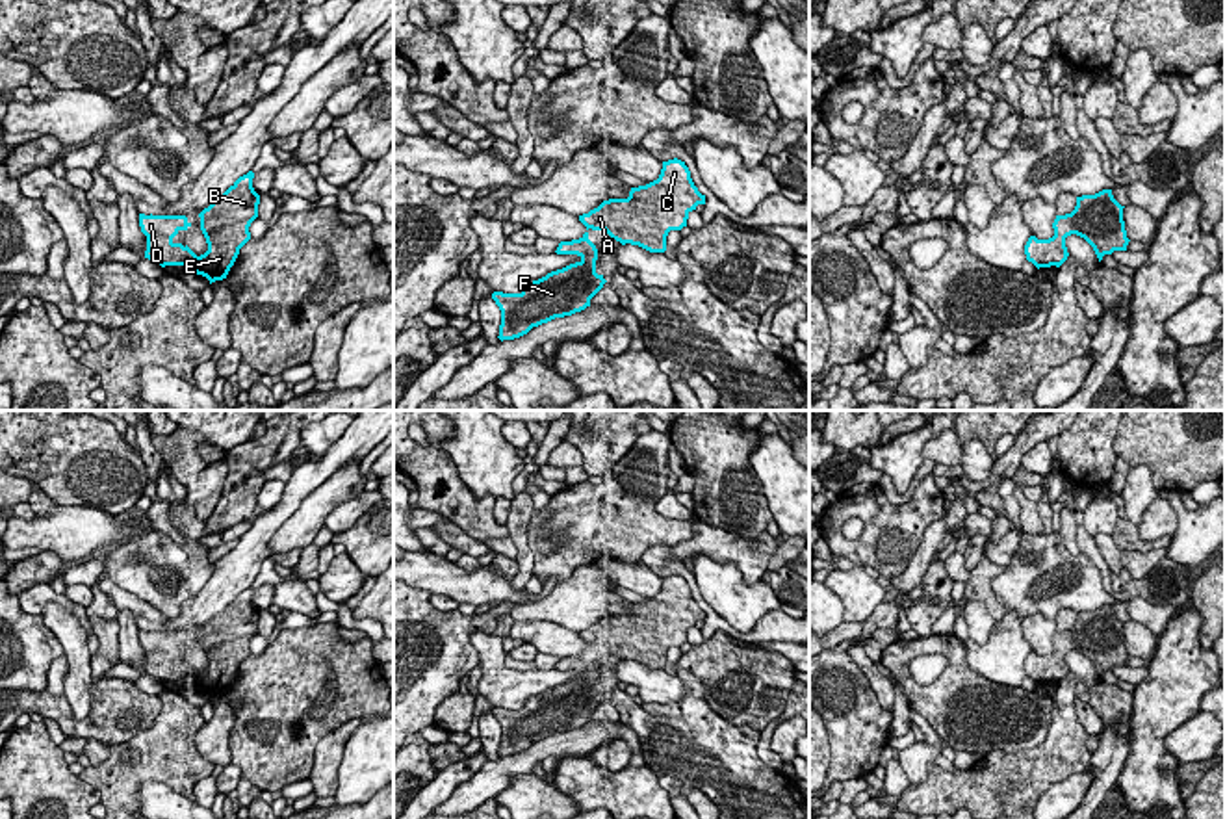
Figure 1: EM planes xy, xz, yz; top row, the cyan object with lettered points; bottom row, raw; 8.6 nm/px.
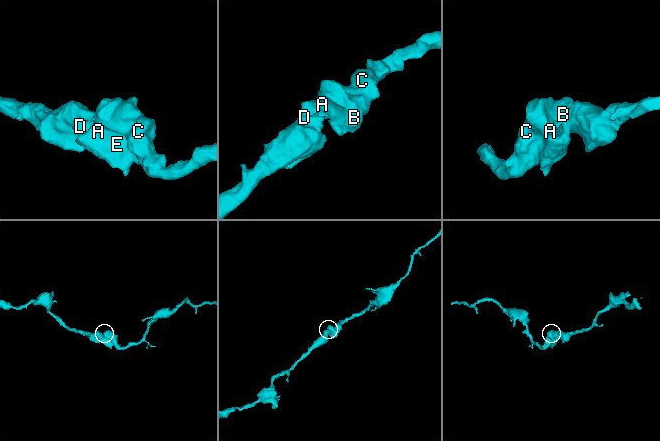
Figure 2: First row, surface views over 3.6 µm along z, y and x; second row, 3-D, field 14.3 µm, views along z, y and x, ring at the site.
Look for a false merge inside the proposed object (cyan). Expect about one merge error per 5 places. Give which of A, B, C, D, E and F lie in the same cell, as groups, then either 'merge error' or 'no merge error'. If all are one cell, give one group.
A B C D E F | no merge error

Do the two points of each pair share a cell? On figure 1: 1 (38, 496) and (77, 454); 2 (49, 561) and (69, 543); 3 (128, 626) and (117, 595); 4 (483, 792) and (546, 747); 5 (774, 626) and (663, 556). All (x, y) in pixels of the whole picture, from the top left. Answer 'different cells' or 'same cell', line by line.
1: different cells
2: different cells
3: different cells
4: same cell
5: same cell

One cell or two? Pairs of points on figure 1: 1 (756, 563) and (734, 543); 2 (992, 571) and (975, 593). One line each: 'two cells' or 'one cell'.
1: one cell
2: one cell

